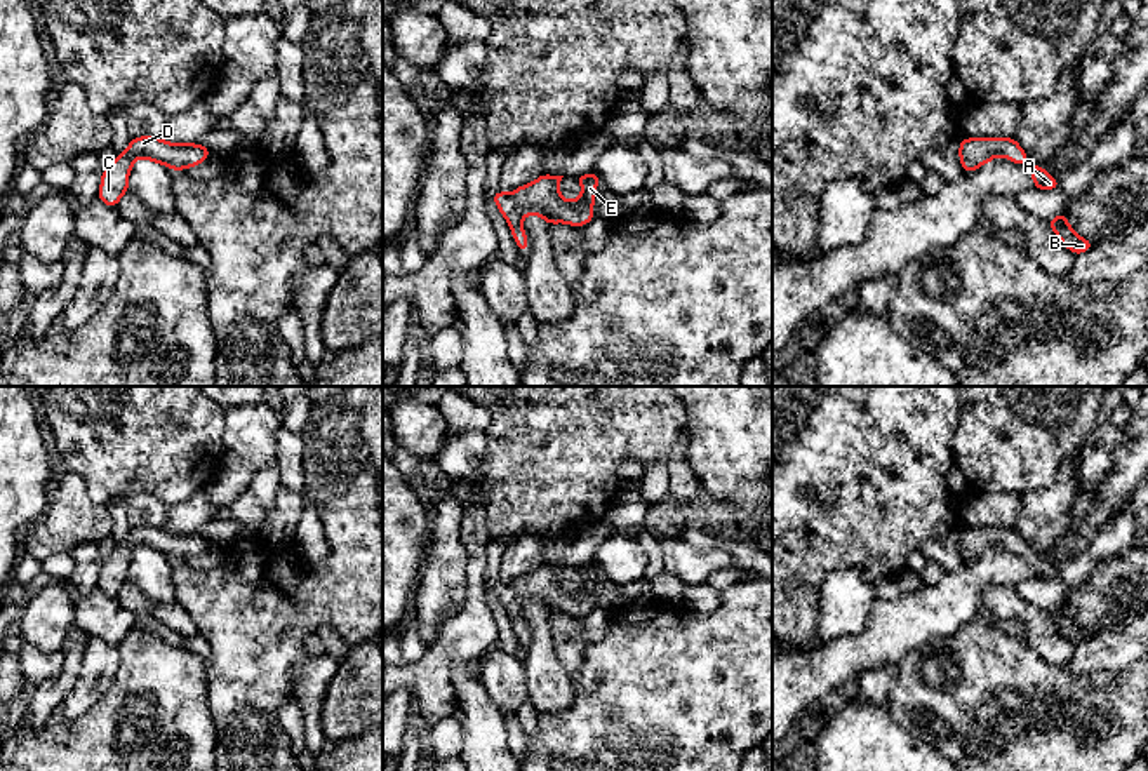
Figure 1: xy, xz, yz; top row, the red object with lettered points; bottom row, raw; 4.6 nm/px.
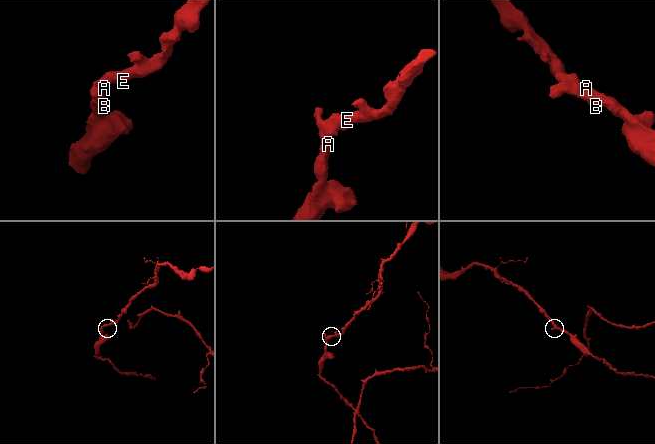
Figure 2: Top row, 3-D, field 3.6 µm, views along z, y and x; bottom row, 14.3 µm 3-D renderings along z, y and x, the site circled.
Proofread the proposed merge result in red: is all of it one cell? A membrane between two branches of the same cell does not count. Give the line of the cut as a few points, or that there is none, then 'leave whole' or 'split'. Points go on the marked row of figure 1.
cut none; leave whole

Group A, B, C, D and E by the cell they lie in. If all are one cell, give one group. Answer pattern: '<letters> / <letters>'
A B C D E

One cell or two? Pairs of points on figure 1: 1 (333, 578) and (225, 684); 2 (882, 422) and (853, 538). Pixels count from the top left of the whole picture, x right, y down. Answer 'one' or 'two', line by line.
1: one
2: one

